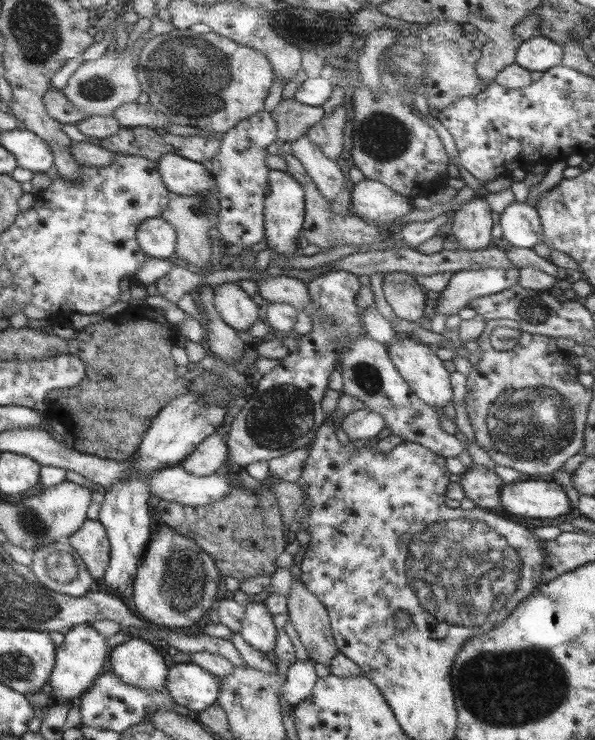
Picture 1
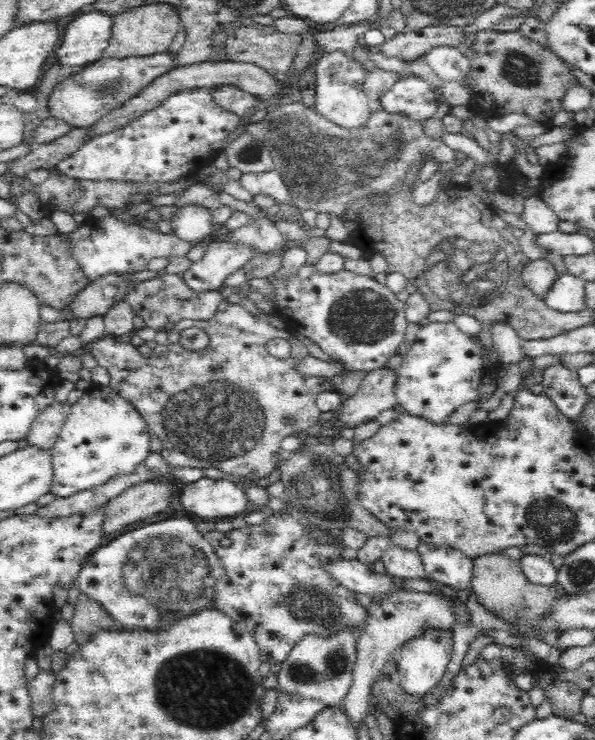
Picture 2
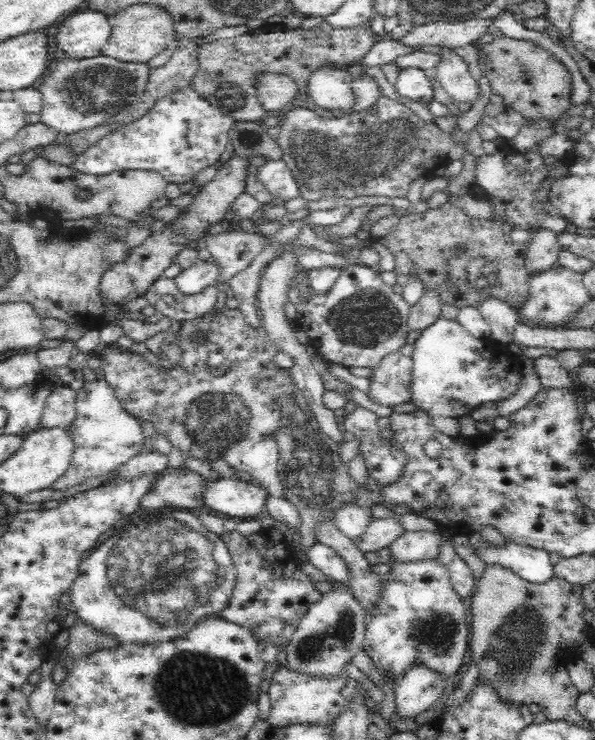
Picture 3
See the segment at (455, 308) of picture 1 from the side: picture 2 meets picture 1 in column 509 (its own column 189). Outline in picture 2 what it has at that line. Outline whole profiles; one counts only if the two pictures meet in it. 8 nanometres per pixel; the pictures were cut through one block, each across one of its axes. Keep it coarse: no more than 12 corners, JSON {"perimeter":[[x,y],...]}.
{"perimeter":[[232,240],[209,242],[183,274],[190,290],[221,290],[224,280],[258,257]]}

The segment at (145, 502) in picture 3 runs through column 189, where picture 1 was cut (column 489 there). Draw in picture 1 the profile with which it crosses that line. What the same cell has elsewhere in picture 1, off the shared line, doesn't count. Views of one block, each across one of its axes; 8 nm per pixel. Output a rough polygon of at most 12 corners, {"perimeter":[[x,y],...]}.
{"perimeter":[[474,463],[460,475],[466,498],[499,509],[504,482]]}

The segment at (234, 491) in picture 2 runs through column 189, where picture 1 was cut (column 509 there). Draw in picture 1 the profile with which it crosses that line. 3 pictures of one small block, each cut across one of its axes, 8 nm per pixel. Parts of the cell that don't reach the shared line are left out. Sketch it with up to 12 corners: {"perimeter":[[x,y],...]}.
{"perimeter":[[558,482],[502,486],[500,510],[546,520],[572,504]]}

